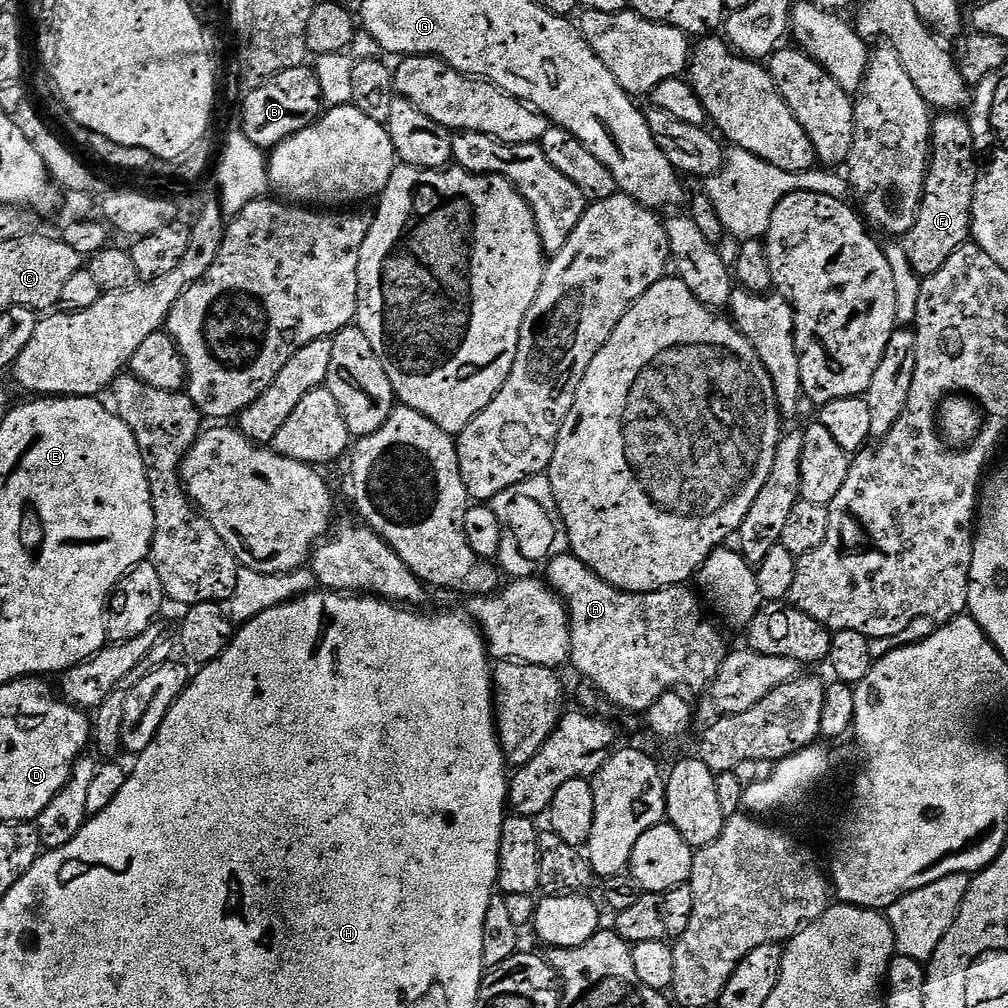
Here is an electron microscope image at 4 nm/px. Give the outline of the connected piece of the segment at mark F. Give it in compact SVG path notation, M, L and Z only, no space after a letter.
M943 113L937 115L933 119L932 123L932 132L931 132L931 142L929 144L929 162L927 169L927 177L924 179L924 190L923 190L923 198L922 202L918 207L918 211L916 213L915 224L912 227L911 231L908 233L906 237L906 258L911 266L911 268L919 275L920 278L928 277L934 273L937 273L938 270L945 265L946 259L950 258L951 254L957 252L957 250L961 247L961 245L967 243L969 238L971 237L971 227L972 227L972 208L973 208L973 196L974 190L977 186L977 178L979 176L980 170L977 164L976 168L976 159L978 160L978 153L975 149L975 144L973 142L973 134L971 123L959 113Z

